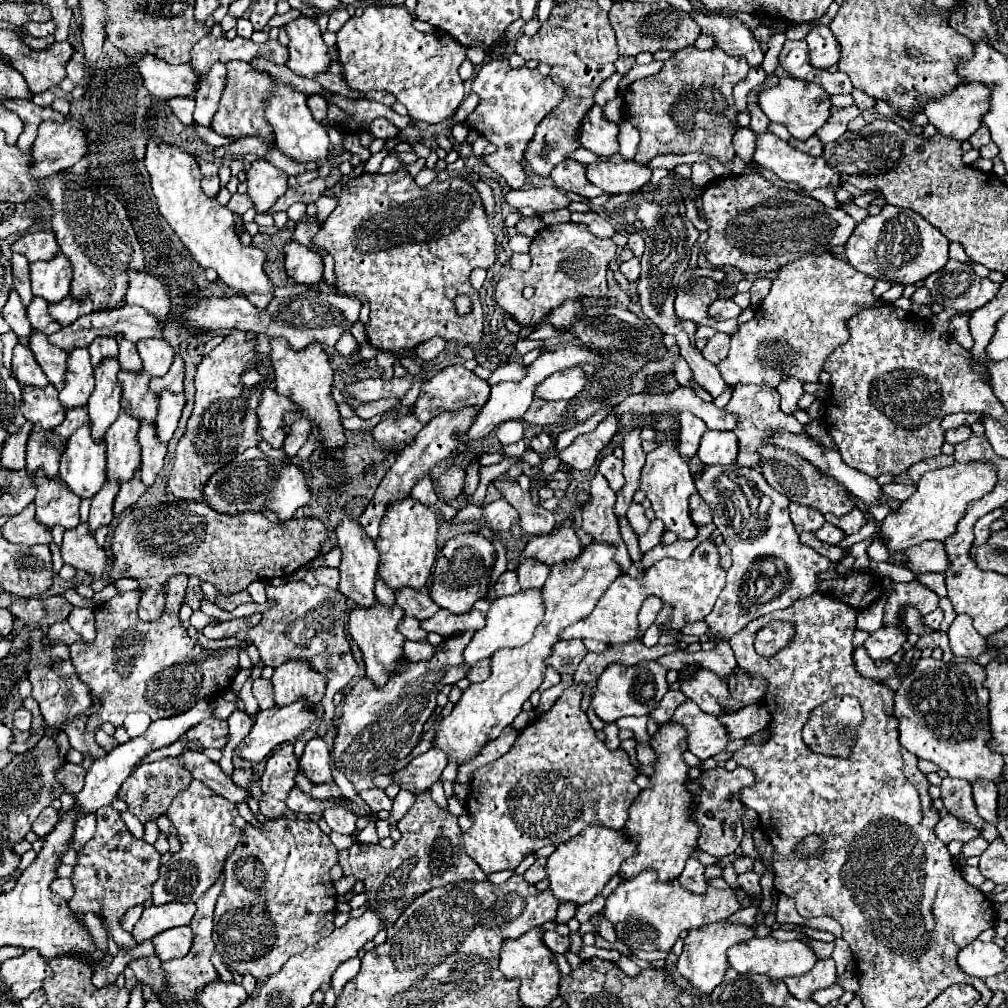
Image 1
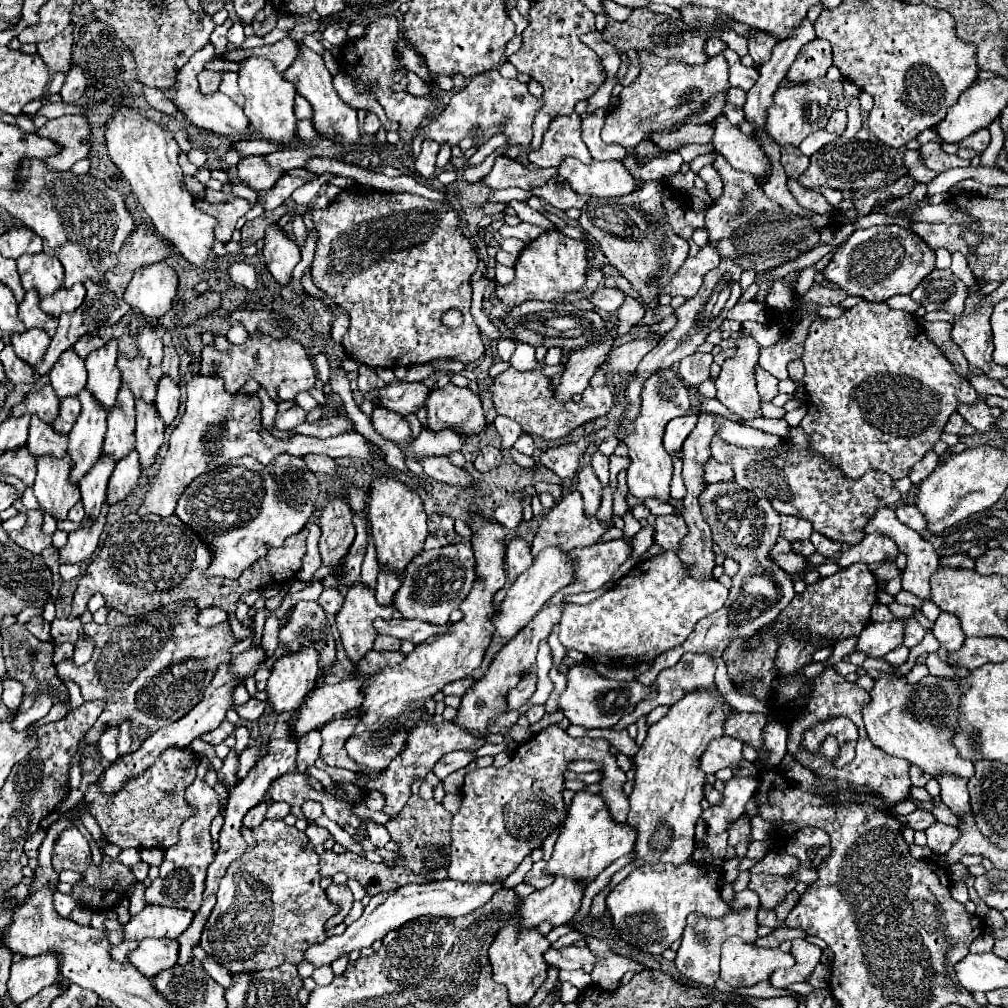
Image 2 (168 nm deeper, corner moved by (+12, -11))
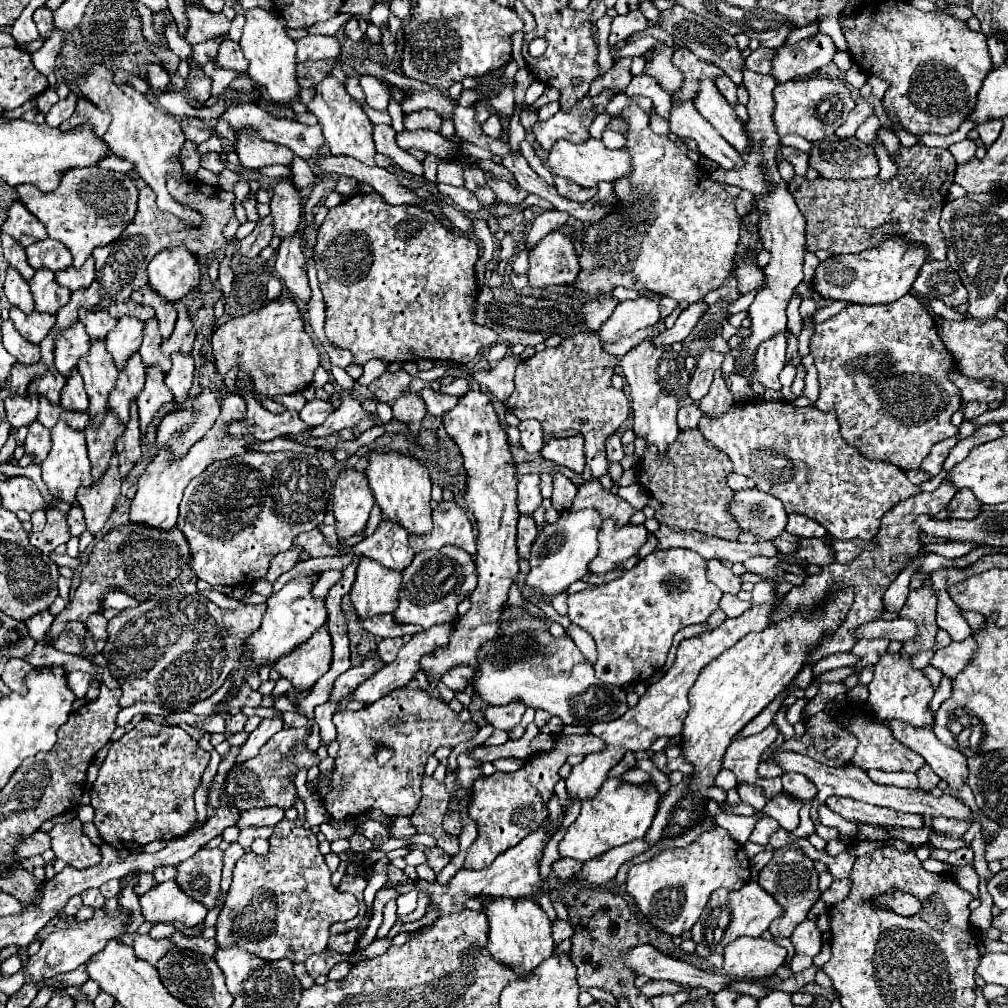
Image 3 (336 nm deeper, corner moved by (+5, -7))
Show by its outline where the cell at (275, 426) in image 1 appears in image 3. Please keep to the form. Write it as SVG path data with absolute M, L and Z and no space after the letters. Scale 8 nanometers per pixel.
M314 399L314 401L308 401L304 405L304 409L300 411L300 419L308 425L308 427L318 427L326 421L328 413L334 411L334 405L328 403L328 401L322 401L322 399Z

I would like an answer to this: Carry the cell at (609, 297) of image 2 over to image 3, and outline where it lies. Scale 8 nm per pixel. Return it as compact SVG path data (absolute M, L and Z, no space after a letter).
M604 297L604 299L596 299L596 301L588 301L582 307L584 313L584 323L590 331L598 331L602 327L602 323L606 321L606 317L610 317L610 313L614 311L614 307L618 305L618 299L614 297Z

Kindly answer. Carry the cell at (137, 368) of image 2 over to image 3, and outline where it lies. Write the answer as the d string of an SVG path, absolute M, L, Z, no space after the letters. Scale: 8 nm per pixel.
M152 319L144 325L144 341L142 341L138 353L142 357L144 367L160 367L162 373L168 373L170 359L162 355L160 343L162 343L162 337L158 331L158 323L156 323L156 319Z

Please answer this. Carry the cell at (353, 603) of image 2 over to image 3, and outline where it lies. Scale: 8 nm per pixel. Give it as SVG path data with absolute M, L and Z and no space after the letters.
M362 557L362 563L358 563L356 581L350 591L358 623L368 617L394 613L398 607L398 591L400 573L394 573L392 569Z

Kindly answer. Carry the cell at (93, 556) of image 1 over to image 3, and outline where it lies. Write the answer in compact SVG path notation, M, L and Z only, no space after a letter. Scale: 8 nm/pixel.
M114 459L114 465L110 465L106 477L102 477L102 485L92 485L90 489L82 489L82 493L78 493L78 503L84 509L86 529L90 533L102 531L104 523L112 515L120 497L120 483L118 461Z

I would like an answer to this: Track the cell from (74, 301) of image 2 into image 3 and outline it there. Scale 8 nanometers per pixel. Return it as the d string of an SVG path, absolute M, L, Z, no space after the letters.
M90 257L90 261L86 261L86 265L82 265L82 269L66 269L62 273L56 273L56 281L62 287L68 287L70 291L78 291L78 289L88 289L90 283L94 281L94 259Z

